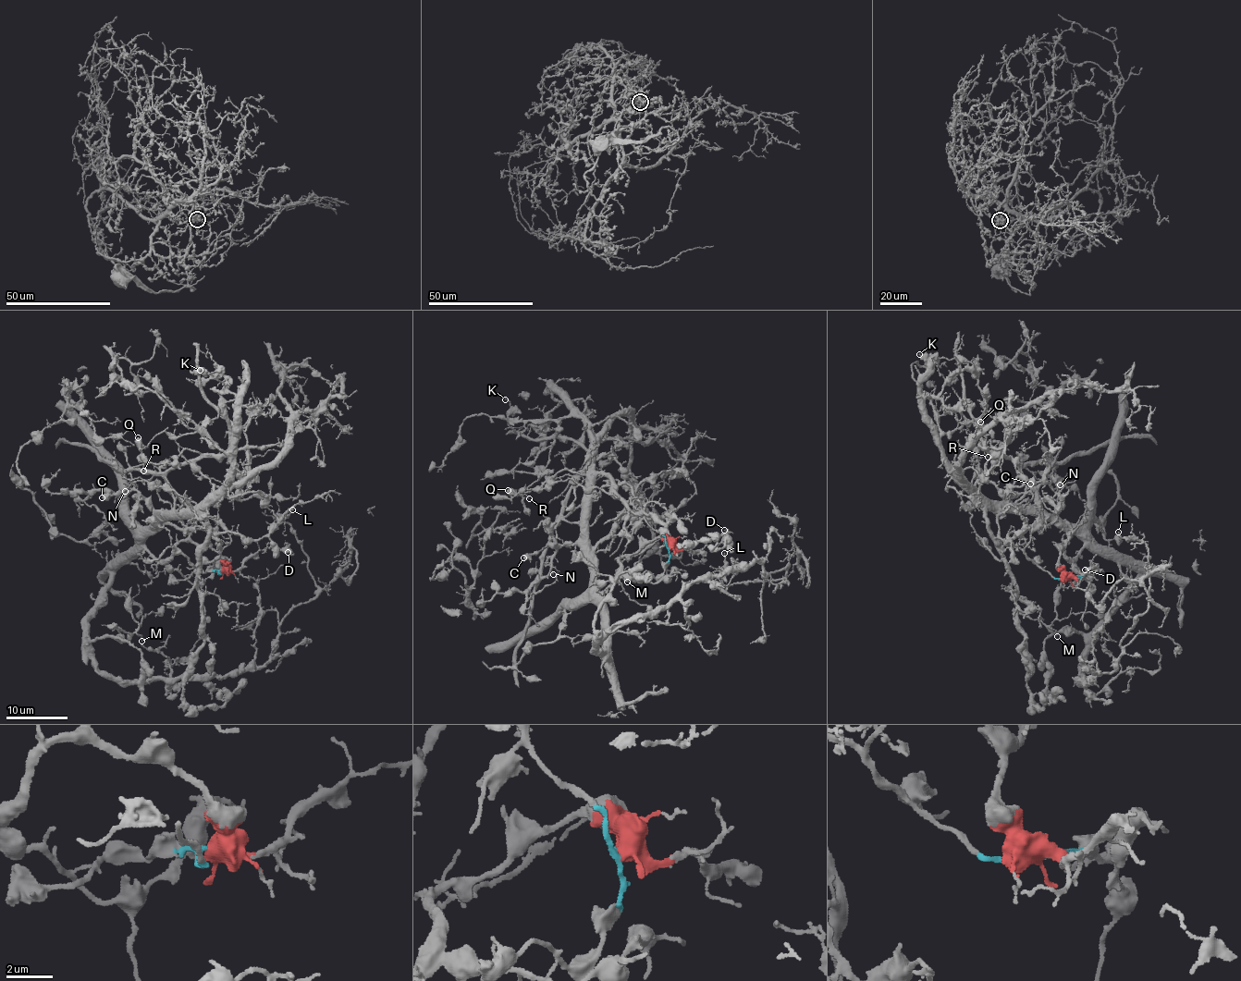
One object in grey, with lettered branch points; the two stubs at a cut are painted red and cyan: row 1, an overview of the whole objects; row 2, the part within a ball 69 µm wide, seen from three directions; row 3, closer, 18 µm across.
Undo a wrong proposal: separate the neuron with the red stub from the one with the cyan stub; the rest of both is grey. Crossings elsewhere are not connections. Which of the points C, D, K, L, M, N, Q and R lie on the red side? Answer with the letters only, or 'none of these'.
D, L, M, N

